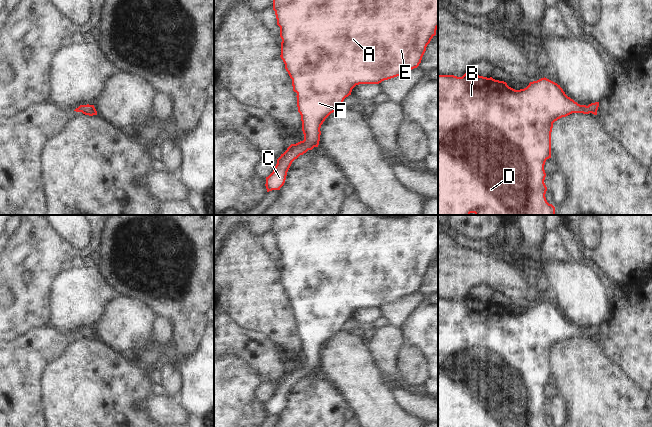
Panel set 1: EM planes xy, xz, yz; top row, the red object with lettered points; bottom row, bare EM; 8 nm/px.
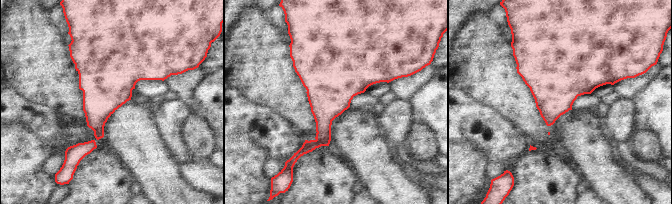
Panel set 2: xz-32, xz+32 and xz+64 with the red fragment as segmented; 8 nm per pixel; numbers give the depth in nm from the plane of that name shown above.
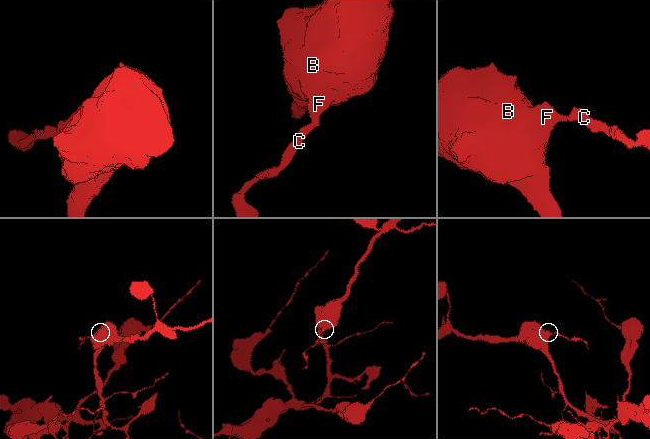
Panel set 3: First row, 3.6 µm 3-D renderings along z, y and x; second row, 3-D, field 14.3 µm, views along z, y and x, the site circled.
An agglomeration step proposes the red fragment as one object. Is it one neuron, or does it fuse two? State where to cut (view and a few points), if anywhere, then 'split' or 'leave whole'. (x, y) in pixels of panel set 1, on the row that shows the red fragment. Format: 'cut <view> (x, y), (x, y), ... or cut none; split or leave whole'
cut none; leave whole

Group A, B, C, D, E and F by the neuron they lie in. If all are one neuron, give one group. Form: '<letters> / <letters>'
A B C D E F

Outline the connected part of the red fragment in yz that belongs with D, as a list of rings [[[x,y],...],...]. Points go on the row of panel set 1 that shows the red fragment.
[[[469,71],[462,77],[454,75],[438,75],[438,215],[555,215],[555,207],[549,204],[545,194],[547,187],[544,183],[546,173],[544,165],[551,158],[551,132],[553,123],[562,117],[572,113],[592,113],[597,115],[599,102],[588,106],[580,105],[568,97],[557,83],[541,78],[530,82],[520,90],[515,90],[504,81],[495,80],[479,75],[473,75]]]

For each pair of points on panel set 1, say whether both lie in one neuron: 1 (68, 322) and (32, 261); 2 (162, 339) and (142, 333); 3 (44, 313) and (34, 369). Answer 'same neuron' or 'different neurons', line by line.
1: different neurons
2: different neurons
3: different neurons

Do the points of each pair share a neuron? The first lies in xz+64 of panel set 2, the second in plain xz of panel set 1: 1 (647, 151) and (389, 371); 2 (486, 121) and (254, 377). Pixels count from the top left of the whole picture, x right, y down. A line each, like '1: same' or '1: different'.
1: different
2: different

